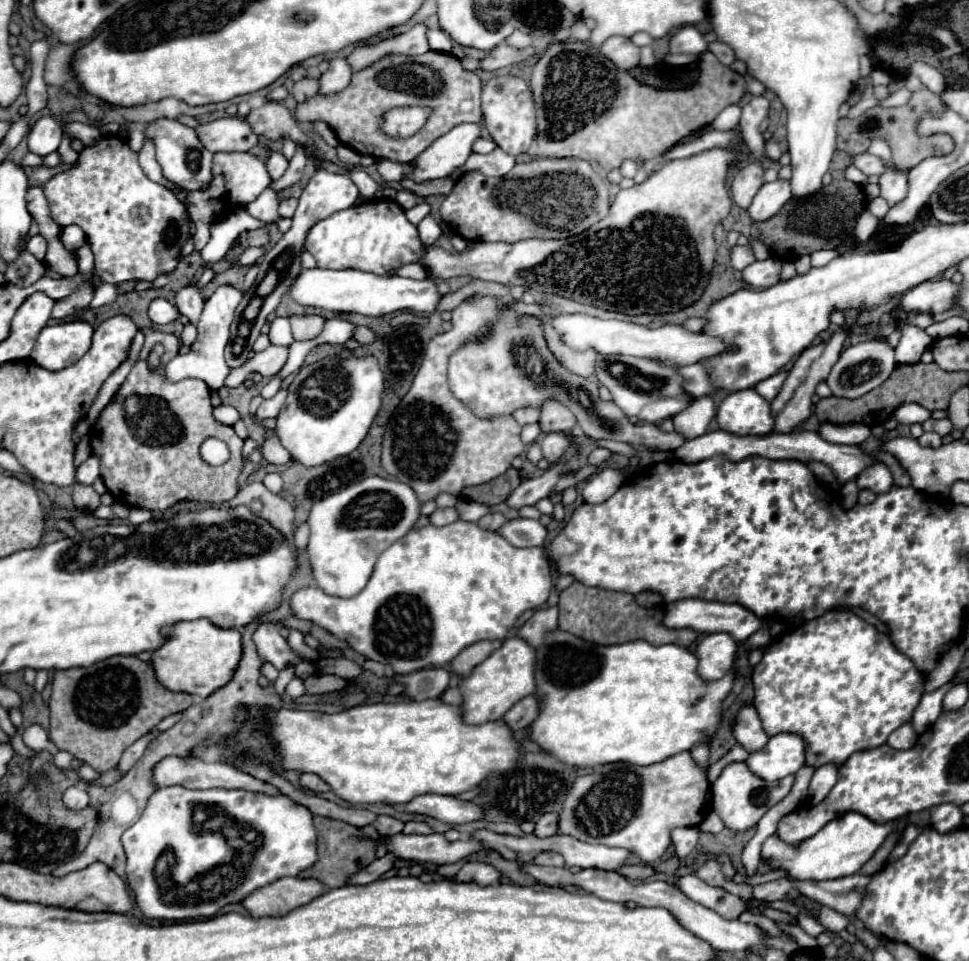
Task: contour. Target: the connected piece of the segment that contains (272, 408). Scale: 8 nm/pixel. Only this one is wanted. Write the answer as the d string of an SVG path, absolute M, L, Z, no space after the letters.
M279 391L273 399L263 401L263 403L259 405L259 409L257 409L257 417L259 417L259 419L277 417L279 411L281 411L281 407L283 407L283 403L285 403L285 397L287 397L287 391Z

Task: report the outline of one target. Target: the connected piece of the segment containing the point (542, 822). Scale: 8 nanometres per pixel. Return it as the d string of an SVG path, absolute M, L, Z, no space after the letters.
M543 813L535 823L535 837L551 837L557 833L557 813Z

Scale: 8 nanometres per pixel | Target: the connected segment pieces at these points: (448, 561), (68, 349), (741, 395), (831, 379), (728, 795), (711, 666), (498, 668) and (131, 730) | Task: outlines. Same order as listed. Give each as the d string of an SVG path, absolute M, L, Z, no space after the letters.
M455 521L443 527L427 525L411 529L395 541L381 553L367 587L359 595L345 599L327 595L319 587L309 587L291 597L291 607L299 619L313 621L365 659L391 665L395 673L413 673L431 665L449 665L473 643L485 639L503 641L527 609L537 609L547 601L549 591L551 573L543 547L513 547L495 531L481 529L471 521Z
M85 321L47 325L37 337L31 359L49 371L65 369L89 351L91 337L93 327Z
M755 389L729 393L717 409L717 423L721 429L737 435L767 435L775 425L771 403Z
M883 339L863 341L863 343L851 345L841 351L839 361L833 365L833 369L827 377L827 385L831 387L835 397L857 399L857 397L869 393L871 389L879 387L885 379L889 379L889 375L893 373L895 367L897 367L897 361L895 361L895 353L893 353L891 345L887 345Z
M743 761L729 763L721 771L719 779L713 783L713 811L721 817L721 821L725 823L727 829L745 831L745 829L757 825L757 821L763 817L763 813L769 807L773 807L775 803L779 803L789 793L793 781L795 781L795 777L789 775L789 777L783 777L779 781L769 783L769 781L757 777L755 773L751 773L747 763L743 763Z
M711 633L697 645L699 675L705 681L721 679L735 661L737 641L729 633Z
M507 637L503 645L469 677L465 677L459 687L463 693L463 709L465 709L465 721L479 725L485 721L497 721L501 719L517 701L521 701L527 695L535 693L535 659L537 651L521 637Z
M109 657L91 667L55 671L49 699L49 739L61 751L77 755L91 767L117 767L123 751L149 733L163 717L193 705L189 693L165 689L149 663L137 657Z

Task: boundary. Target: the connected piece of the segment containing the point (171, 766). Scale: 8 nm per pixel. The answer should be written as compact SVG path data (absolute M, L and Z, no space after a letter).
M165 757L161 759L155 767L153 767L153 775L151 781L155 787L169 787L169 785L181 785L187 789L213 789L213 787L221 787L221 789L249 789L249 791L263 791L263 793L271 793L277 795L279 791L269 785L263 783L247 773L241 773L237 769L233 769L227 763L207 763L199 757Z

